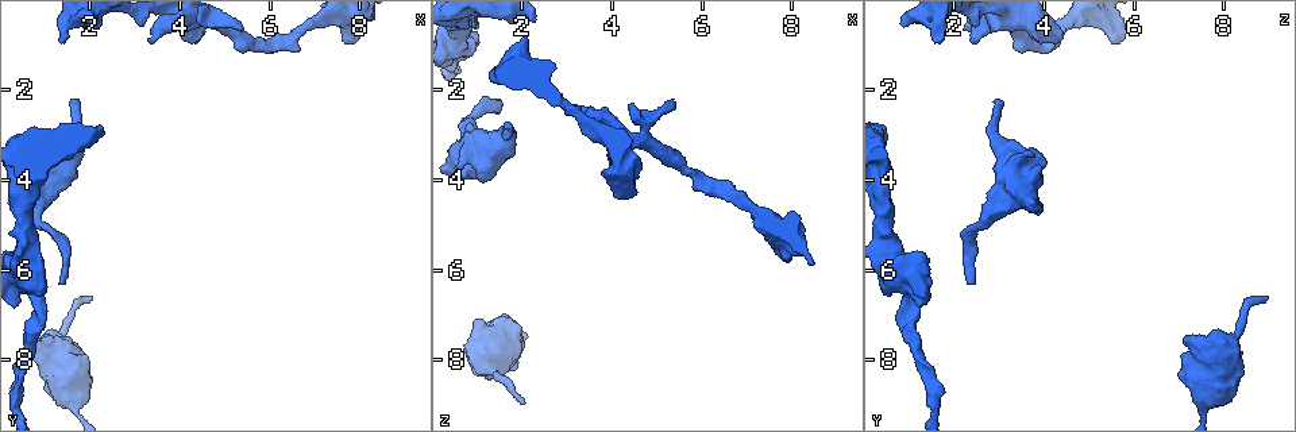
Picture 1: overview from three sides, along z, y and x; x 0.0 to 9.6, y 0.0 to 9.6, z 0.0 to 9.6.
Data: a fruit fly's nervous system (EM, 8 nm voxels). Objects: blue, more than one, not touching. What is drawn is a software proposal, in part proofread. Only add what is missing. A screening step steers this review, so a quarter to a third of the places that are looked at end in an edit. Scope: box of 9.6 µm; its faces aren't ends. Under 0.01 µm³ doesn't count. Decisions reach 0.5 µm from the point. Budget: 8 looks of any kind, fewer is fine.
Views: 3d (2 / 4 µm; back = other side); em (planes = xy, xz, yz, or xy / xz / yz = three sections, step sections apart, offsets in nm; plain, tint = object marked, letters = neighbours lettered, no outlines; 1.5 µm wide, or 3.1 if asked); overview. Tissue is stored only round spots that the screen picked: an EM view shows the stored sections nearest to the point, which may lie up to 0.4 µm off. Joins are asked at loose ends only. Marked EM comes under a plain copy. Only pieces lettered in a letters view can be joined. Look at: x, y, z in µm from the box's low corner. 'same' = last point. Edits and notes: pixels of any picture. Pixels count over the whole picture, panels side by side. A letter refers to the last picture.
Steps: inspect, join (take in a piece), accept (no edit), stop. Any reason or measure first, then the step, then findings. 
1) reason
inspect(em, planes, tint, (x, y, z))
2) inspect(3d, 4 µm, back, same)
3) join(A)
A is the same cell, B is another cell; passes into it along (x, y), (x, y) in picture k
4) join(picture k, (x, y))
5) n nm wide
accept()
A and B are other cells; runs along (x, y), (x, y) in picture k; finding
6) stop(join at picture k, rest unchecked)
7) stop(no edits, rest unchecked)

thin end
inspect(3d, 4 µm, (2.10, 6.60, 9.00))

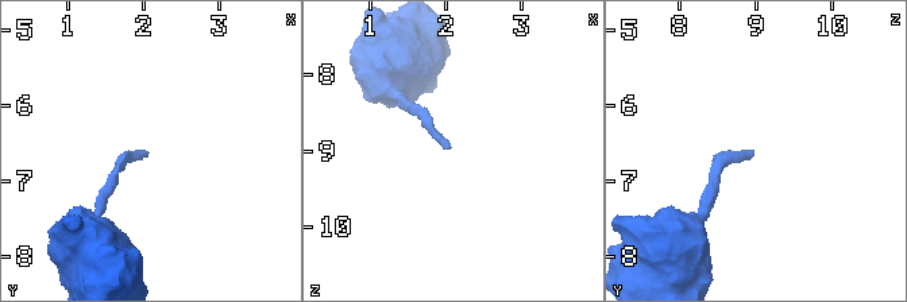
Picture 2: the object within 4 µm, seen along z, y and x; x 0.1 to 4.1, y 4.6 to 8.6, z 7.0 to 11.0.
shape alone is not enough
inspect(em, planes, letters, (2.00, 6.65, 9.00))

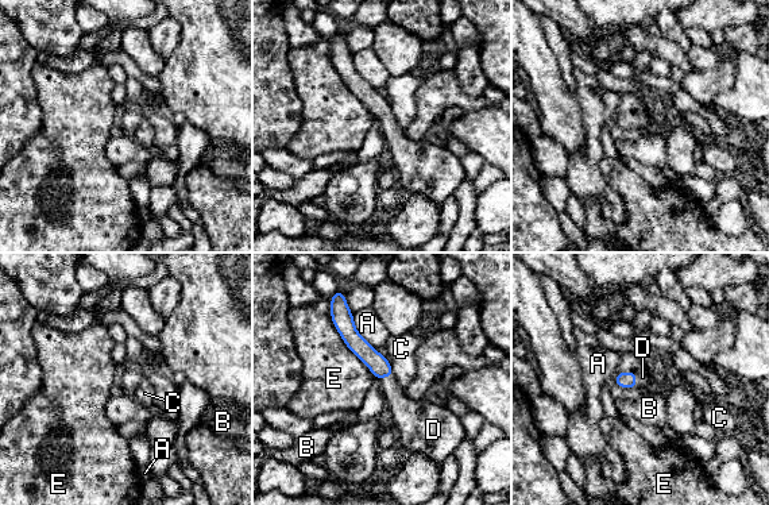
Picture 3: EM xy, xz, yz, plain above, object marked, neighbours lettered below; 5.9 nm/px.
join(D)
D is the same cell, A, B, C and E are other cells; passes into it along (381, 367), (385, 377), (405, 413) in picture 3; it goes on there

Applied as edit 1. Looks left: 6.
thick end
inspect(em, xz, step 8, letters, (0.95, 7.55, 7.10))

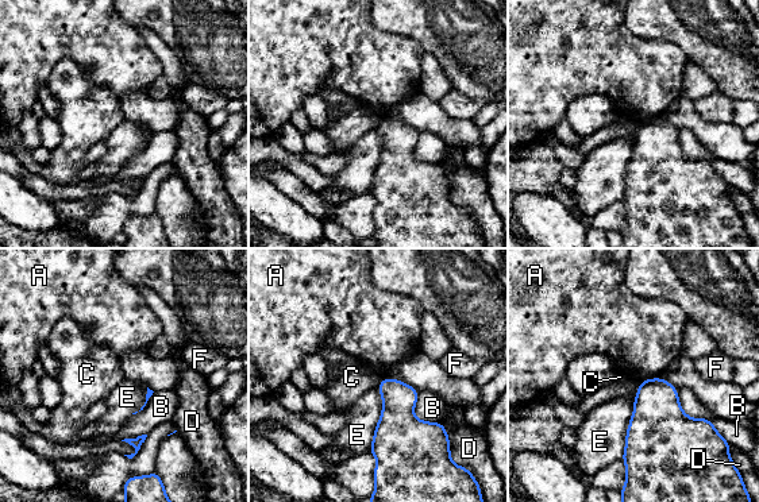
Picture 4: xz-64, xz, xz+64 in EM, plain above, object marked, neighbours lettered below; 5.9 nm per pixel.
accept()
A, B, C, D, E and F are other cells; none of them fits

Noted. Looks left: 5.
branch stops here
inspect(3d, 4 µm, (1.75, 2.25, 2.90))

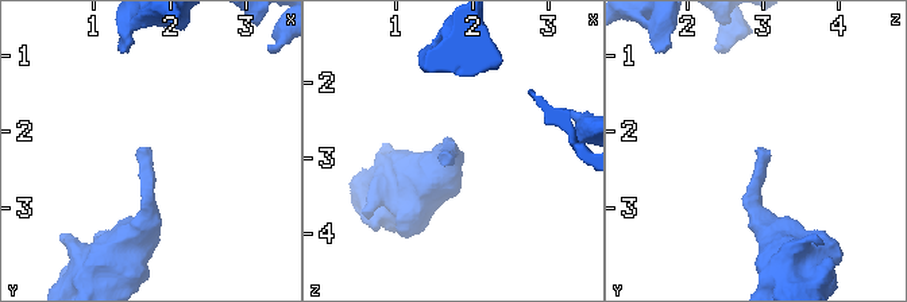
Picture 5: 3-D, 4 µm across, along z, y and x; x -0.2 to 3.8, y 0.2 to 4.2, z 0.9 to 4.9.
inspect(em, planes, letters, (1.70, 2.15, 2.95))

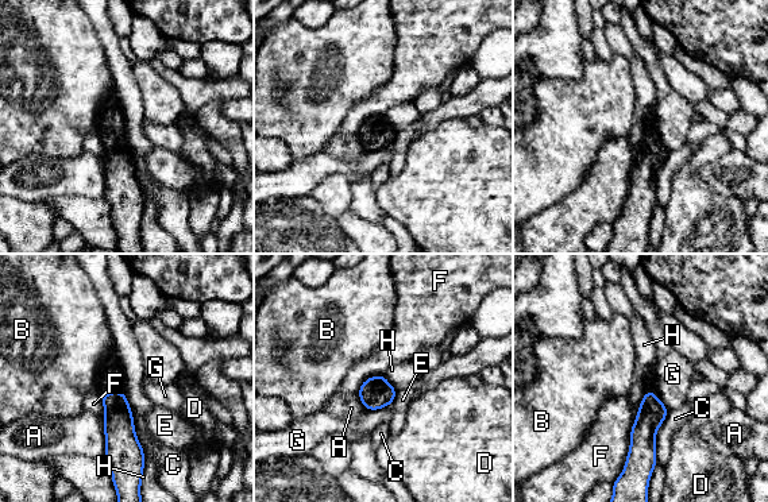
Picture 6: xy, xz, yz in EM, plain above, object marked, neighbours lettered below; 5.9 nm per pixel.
accept()
A, B, C, D, E, F, G and H are other cells; none of them fits

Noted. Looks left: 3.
stop(join at picture 3, rest unchecked)

